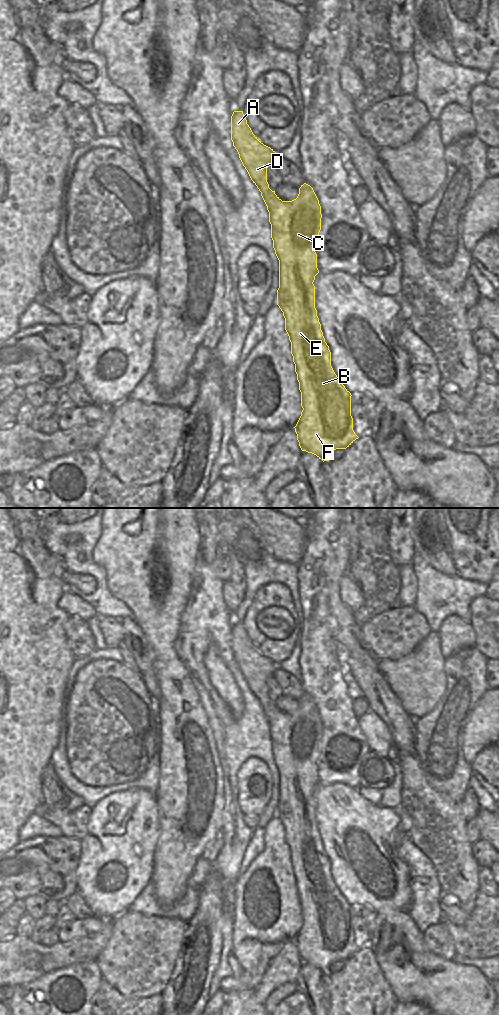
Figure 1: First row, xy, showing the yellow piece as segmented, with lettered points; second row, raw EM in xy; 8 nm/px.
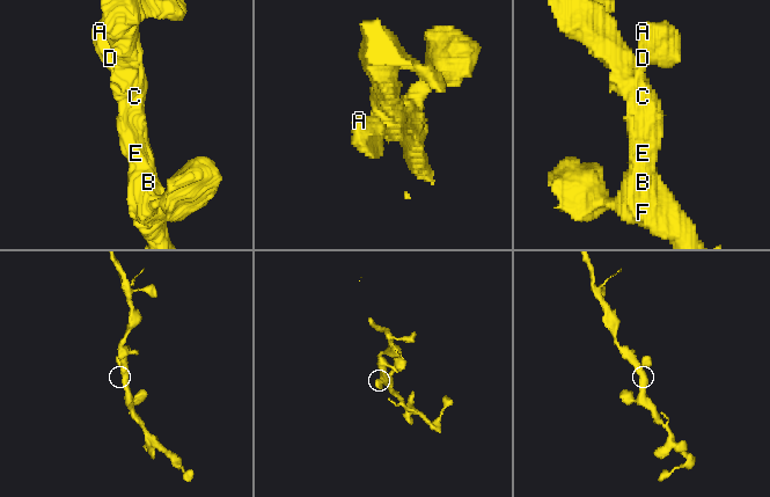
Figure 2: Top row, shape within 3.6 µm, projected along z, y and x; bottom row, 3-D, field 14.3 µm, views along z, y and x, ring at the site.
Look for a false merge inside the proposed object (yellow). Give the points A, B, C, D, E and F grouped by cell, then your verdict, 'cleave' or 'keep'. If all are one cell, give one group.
A B C D E F | keep

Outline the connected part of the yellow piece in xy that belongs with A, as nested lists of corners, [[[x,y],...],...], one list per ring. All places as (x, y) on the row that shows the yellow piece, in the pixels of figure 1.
[[[234,111],[231,116],[231,140],[239,154],[239,158],[247,170],[251,180],[261,192],[261,196],[269,212],[271,224],[271,238],[273,248],[279,260],[279,288],[277,290],[277,305],[283,312],[285,318],[285,330],[291,342],[291,354],[295,364],[295,372],[301,392],[301,416],[296,424],[295,432],[302,451],[312,453],[319,459],[329,461],[329,454],[336,449],[346,449],[359,437],[353,430],[353,418],[351,416],[351,393],[339,380],[331,366],[331,352],[325,342],[321,324],[315,308],[315,276],[319,273],[317,268],[317,254],[315,252],[319,242],[321,230],[321,206],[313,188],[304,183],[299,188],[299,194],[292,201],[282,201],[269,188],[267,182],[267,168],[273,165],[277,153],[270,147],[264,145],[252,132],[247,124],[243,111]]]

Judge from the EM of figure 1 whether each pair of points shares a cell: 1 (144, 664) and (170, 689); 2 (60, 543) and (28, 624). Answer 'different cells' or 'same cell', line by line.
1: different cells
2: different cells

